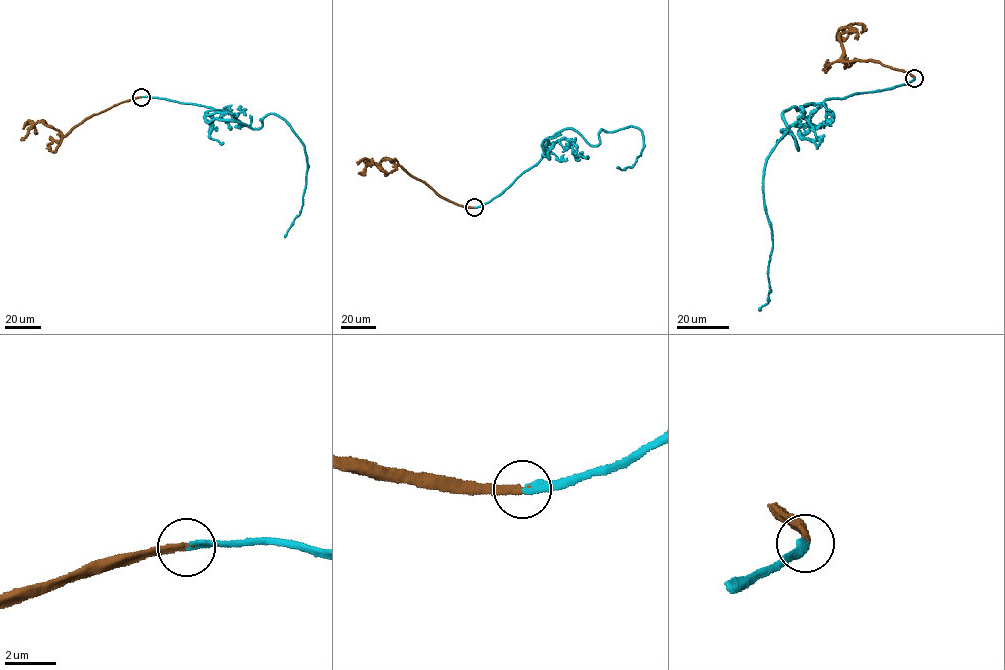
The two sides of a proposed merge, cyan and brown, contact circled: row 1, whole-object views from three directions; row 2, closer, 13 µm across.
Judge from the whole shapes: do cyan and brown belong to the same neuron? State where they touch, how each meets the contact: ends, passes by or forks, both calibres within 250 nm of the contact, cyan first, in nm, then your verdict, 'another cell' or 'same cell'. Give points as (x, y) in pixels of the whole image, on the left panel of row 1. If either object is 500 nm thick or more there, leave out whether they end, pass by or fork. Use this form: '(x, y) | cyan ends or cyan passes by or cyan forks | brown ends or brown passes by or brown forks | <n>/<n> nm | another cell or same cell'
(141, 97) | cyan ends | brown ends | 260/280 nm | same cell

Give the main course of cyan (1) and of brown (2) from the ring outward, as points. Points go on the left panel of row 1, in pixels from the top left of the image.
1: (140, 97), (211, 107), (208, 122), (259, 128), (269, 114), (286, 120), (307, 170), (284, 237)
2: (140, 97), (86, 117), (64, 135), (36, 122), (20, 139)

